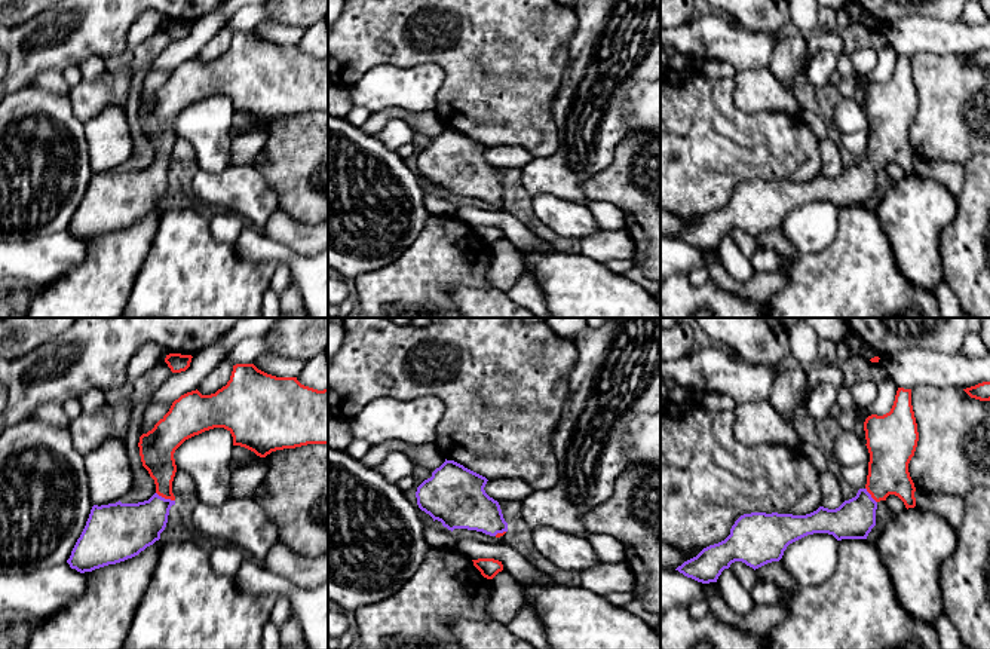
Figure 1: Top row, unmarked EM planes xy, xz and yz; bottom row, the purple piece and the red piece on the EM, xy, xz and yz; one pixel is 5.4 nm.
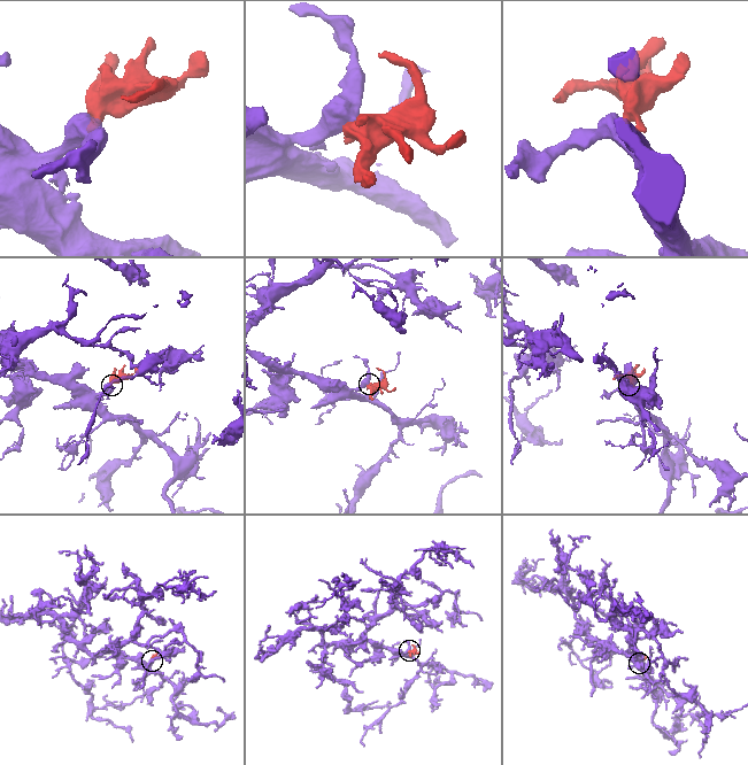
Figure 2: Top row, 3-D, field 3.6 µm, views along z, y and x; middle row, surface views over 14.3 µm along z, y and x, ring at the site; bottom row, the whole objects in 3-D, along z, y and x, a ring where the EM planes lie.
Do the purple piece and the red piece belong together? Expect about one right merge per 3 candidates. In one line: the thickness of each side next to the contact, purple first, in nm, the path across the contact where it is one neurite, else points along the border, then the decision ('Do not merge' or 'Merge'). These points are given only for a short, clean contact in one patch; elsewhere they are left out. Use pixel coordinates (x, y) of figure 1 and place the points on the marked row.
Thickness 280 nm (purple) against 180 nm. Path across: xy (128, 527), (137, 524), (164, 498), (164, 473), (156, 453). Merge

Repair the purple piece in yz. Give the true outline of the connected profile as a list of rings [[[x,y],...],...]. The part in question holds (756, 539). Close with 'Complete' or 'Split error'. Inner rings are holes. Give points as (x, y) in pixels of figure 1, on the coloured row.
[[[898,388],[891,411],[883,416],[868,416],[864,422],[864,431],[865,446],[870,453],[868,475],[865,487],[859,489],[855,498],[845,500],[836,509],[819,506],[806,515],[778,512],[744,514],[735,521],[730,535],[724,541],[704,548],[696,557],[684,561],[675,570],[702,584],[717,582],[721,572],[735,561],[742,561],[754,570],[767,563],[779,561],[790,544],[807,535],[828,533],[837,541],[867,539],[876,526],[877,503],[886,500],[889,495],[898,496],[907,509],[914,508],[916,487],[908,472],[908,463],[914,456],[919,432],[911,405],[911,389]]]. Split error

